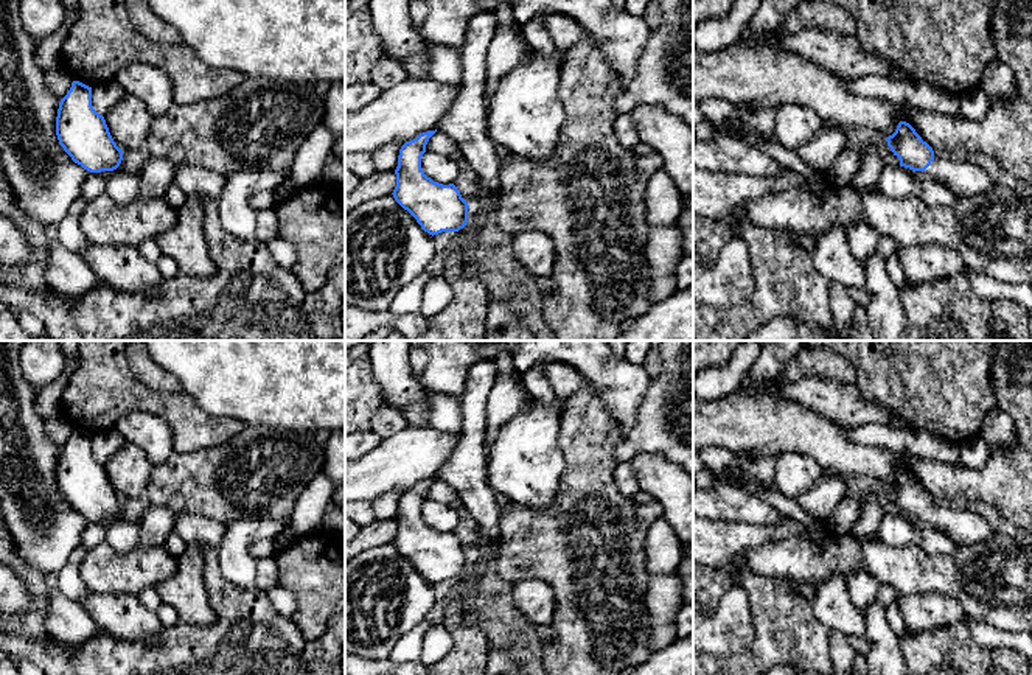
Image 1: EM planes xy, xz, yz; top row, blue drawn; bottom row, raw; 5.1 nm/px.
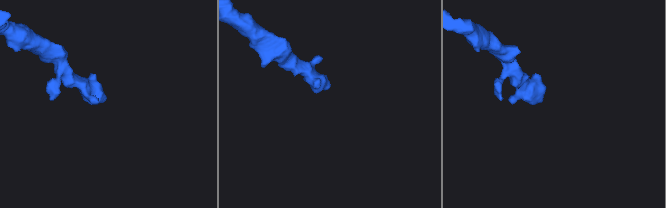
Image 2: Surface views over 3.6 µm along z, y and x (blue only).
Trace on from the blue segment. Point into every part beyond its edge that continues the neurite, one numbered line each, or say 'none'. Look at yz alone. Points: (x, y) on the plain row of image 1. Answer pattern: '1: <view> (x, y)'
1: yz (961, 524)

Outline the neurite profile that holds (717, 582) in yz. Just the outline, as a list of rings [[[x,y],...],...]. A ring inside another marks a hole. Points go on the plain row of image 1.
[[[693,560],[693,588],[704,588],[710,597],[721,597],[732,585],[732,577],[720,569]]]

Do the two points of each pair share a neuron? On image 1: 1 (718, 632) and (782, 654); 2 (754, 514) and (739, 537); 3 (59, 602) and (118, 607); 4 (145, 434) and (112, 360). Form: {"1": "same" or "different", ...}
{"1": "different", "2": "different", "3": "different", "4": "different"}

